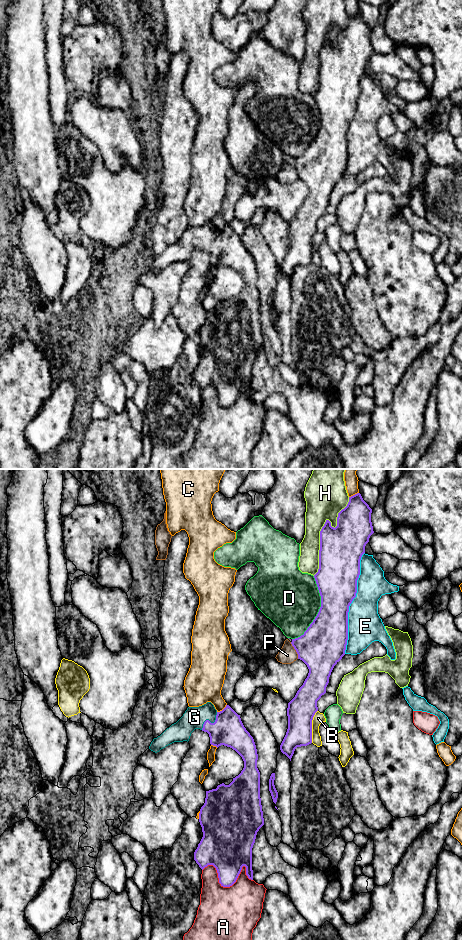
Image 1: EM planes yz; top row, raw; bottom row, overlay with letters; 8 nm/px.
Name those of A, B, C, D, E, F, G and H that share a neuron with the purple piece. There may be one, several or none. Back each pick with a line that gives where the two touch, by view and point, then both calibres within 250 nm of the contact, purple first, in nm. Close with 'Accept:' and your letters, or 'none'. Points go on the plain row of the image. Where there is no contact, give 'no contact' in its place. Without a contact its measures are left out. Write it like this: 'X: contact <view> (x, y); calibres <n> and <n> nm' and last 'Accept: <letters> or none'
G: contact yz (210, 242); calibres 260 and 180 nm
Accept: G

